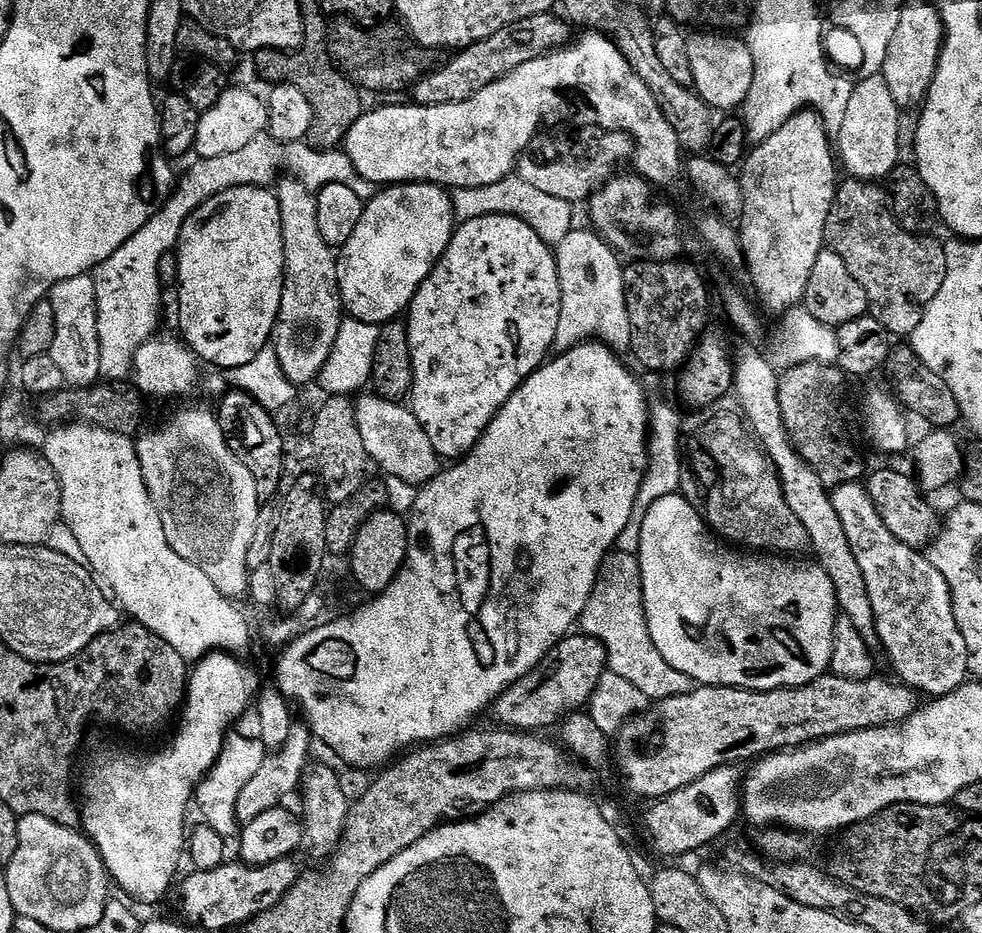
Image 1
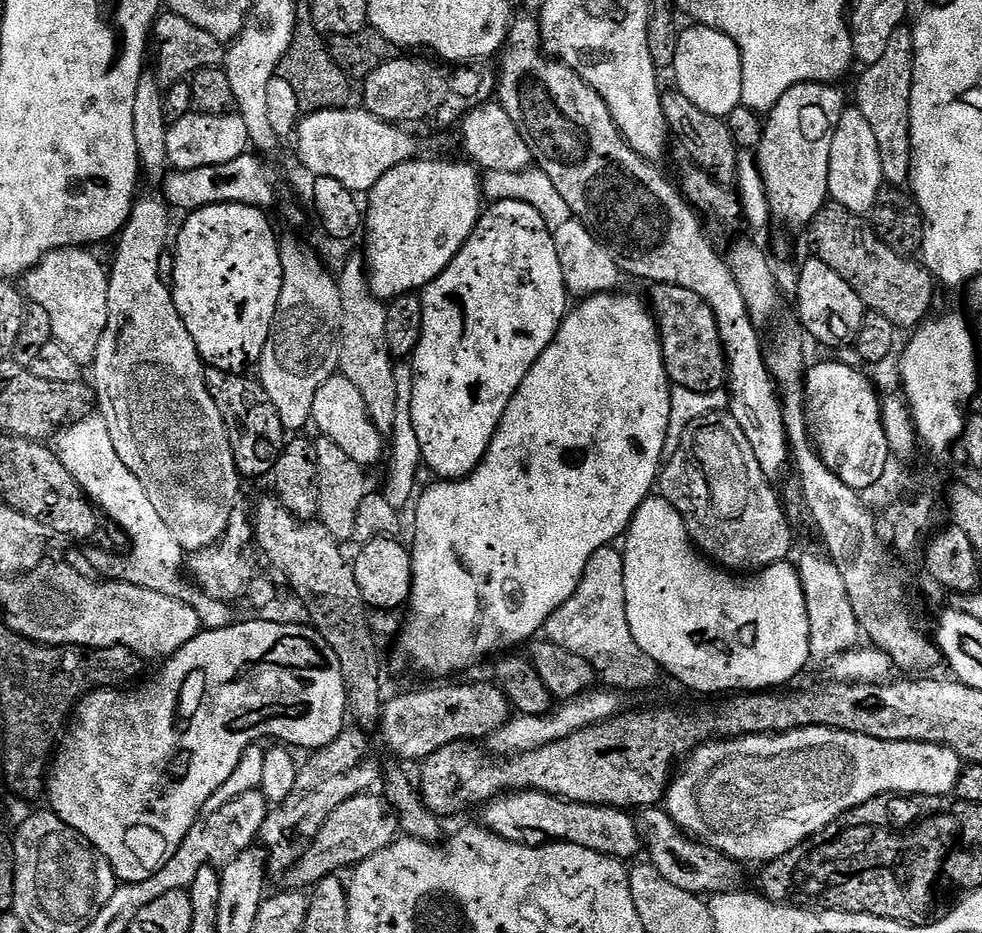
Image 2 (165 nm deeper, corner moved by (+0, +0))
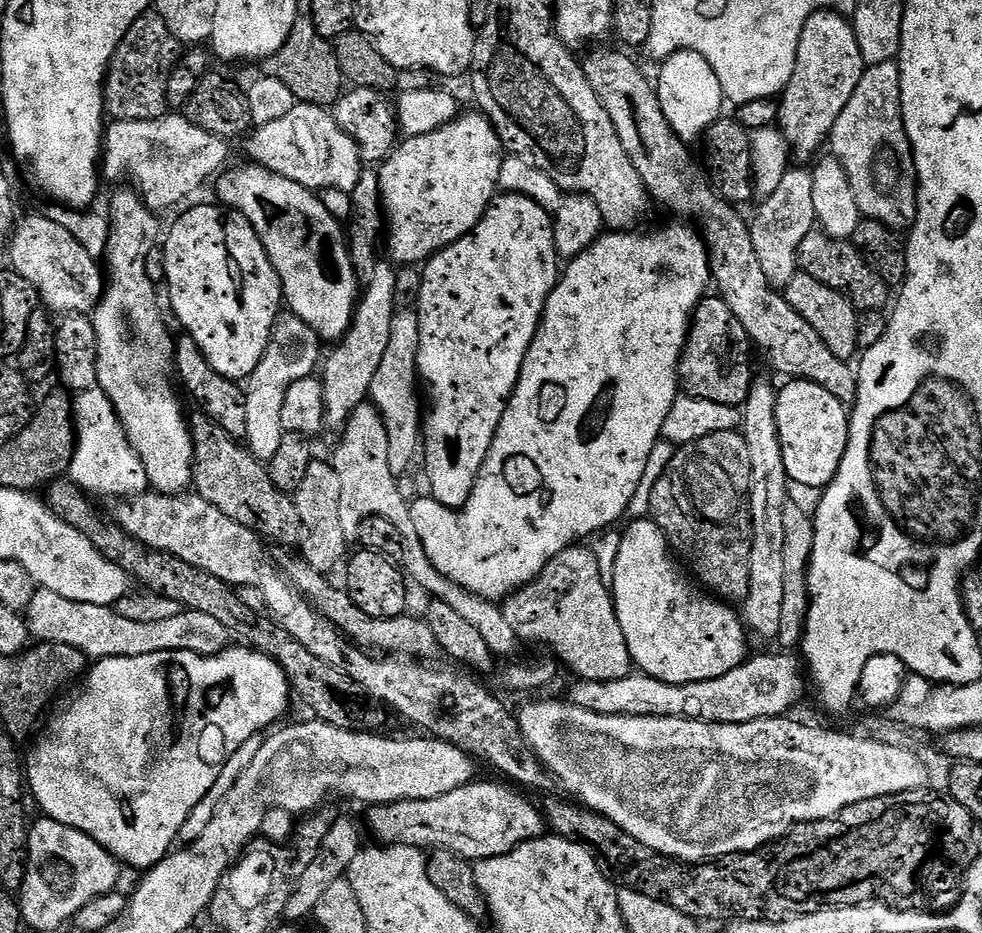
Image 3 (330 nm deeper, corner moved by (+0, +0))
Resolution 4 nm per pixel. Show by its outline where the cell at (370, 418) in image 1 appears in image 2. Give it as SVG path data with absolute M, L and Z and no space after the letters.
M337 374L322 382L318 394L314 394L311 423L314 428L316 424L323 439L342 446L342 450L346 450L350 459L362 466L369 466L368 464L374 463L380 455L381 457L385 455L385 437L374 426L366 410L366 402L362 402L362 394L355 389L354 382L350 382L350 378Z

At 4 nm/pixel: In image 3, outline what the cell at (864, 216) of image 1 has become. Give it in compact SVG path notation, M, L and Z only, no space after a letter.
M813 230L802 240L799 271L818 278L820 282L834 290L843 292L857 310L883 309L885 307L883 304L887 302L888 293L890 293L887 281L873 267L868 256L853 244L852 240L836 240L823 230Z

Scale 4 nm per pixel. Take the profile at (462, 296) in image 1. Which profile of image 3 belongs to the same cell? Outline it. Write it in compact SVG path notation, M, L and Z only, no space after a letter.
M500 194L493 199L484 212L483 218L477 222L472 231L467 232L458 242L454 242L449 248L443 248L437 252L431 260L423 265L422 290L420 298L414 305L414 311L420 319L420 349L416 355L416 367L419 375L428 383L432 391L432 409L428 416L422 420L422 460L428 463L428 484L430 495L433 500L447 508L461 509L470 498L470 494L476 485L478 474L482 470L482 462L486 462L486 454L494 442L494 434L498 430L498 422L502 422L502 414L508 409L508 400L512 391L516 389L516 383L522 370L522 362L530 350L530 342L534 342L534 334L540 325L540 319L544 317L544 307L554 290L558 279L558 268L556 272L556 260L558 253L554 242L553 213L547 212L538 202L534 202L525 196L513 196L511 194Z

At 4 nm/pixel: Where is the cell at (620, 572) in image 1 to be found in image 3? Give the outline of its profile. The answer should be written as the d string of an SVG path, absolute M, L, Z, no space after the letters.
M573 546L562 550L562 554L558 554L555 558L548 563L542 570L542 574L536 577L532 583L526 585L525 588L518 589L517 592L513 592L507 600L503 601L502 607L506 614L506 622L510 622L510 626L516 631L517 637L521 641L524 640L541 640L544 644L549 644L554 651L557 652L555 655L559 657L561 661L565 660L574 671L577 672L577 677L580 680L597 680L598 682L614 682L618 678L626 678L627 676L633 675L634 665L632 662L632 655L630 650L626 646L626 634L622 634L622 626L618 622L618 614L616 613L616 604L612 600L612 590L609 581L604 576L600 569L600 559L596 557L595 551L588 546Z

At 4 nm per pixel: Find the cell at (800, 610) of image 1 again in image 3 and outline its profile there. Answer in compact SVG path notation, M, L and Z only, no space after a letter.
M636 518L631 523L632 525L625 530L620 544L615 545L616 561L610 577L610 587L612 600L616 604L618 622L622 626L622 634L626 634L626 646L632 655L633 665L643 675L653 676L671 684L706 682L710 678L722 678L722 674L730 674L730 670L734 670L750 656L749 633L746 631L741 613L737 609L735 612L731 603L697 586L693 577L683 567L680 569L676 565L677 557L668 543L666 534L657 526L655 520Z

